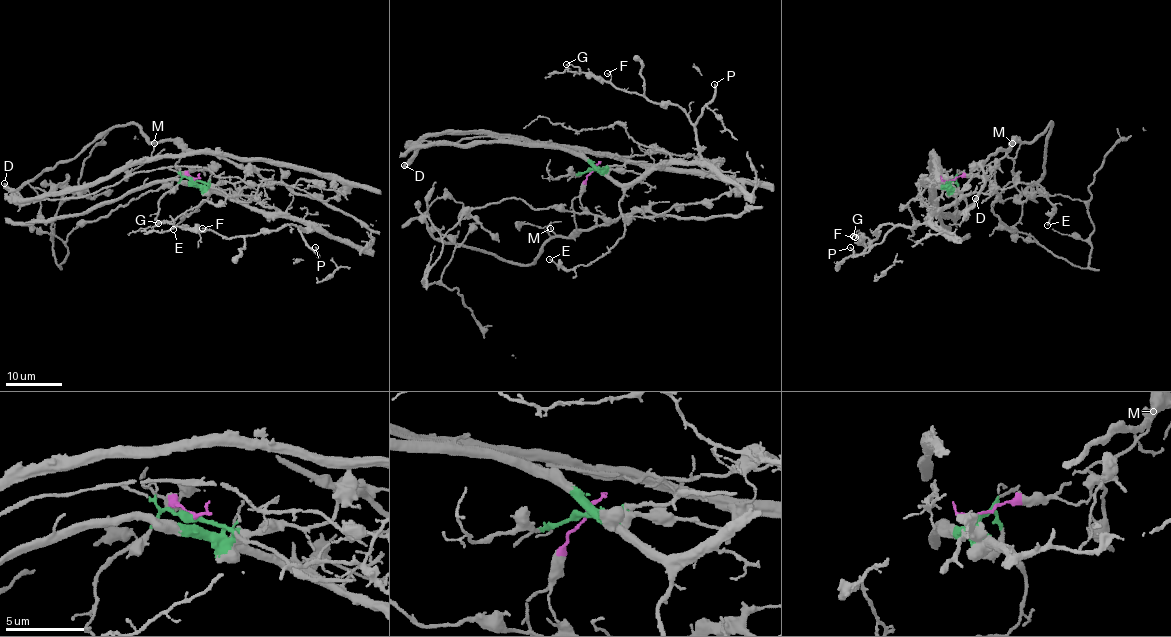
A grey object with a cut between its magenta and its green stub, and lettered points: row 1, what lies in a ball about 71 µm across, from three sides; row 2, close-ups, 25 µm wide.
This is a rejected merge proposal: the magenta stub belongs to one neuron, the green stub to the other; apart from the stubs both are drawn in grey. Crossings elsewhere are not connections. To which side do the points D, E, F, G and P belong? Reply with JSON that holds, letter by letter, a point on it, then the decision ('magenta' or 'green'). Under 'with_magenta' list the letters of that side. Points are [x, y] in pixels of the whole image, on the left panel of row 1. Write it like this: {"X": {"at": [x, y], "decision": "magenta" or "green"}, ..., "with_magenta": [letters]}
{"D": {"at": [4, 183], "decision": "green"}, "E": {"at": [173, 229], "decision": "green"}, "F": {"at": [202, 228], "decision": "green"}, "G": {"at": [158, 223], "decision": "green"}, "P": {"at": [315, 247], "decision": "green"}, "with_magenta": []}

